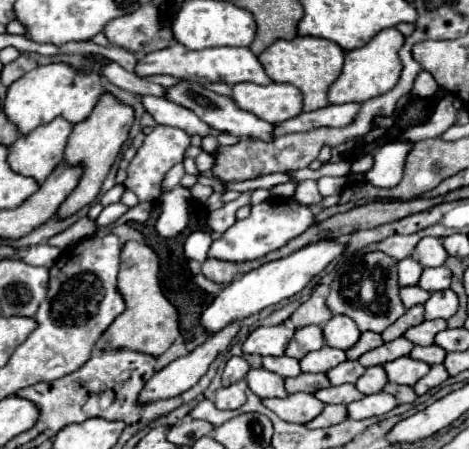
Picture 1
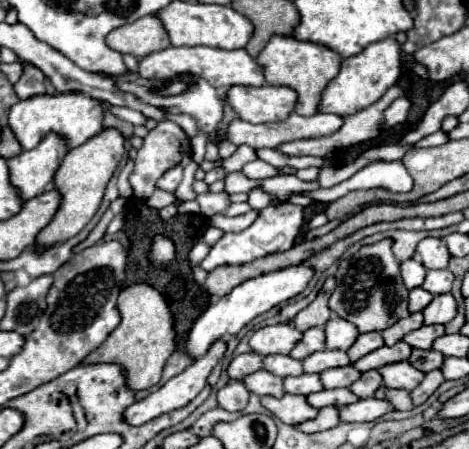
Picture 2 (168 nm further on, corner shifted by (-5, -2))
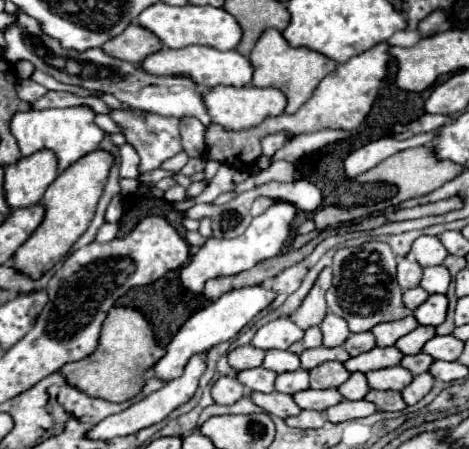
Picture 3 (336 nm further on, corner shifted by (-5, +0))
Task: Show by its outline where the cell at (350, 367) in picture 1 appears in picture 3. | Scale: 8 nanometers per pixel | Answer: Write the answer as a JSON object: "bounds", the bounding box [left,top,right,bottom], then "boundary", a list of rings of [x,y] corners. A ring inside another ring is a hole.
{"bounds":[310,361,350,389],"boundary":[[[328,361],[310,371],[310,389],[338,389],[350,373],[340,361]]]}

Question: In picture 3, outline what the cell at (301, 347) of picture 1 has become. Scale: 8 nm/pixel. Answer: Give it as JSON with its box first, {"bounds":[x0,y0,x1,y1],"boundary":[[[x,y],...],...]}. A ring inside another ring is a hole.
{"bounds":[288,327,322,355],"boundary":[[[310,327],[310,329],[306,329],[304,337],[300,341],[296,341],[288,351],[300,355],[302,351],[306,351],[310,347],[320,347],[320,345],[322,345],[322,333],[320,333],[320,329],[318,327]]]}

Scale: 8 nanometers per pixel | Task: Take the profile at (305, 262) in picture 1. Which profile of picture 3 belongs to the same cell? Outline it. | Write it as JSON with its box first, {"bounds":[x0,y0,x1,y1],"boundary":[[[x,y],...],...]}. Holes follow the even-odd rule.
{"bounds":[152,285,276,381],"boundary":[[[254,285],[254,287],[242,287],[242,289],[234,289],[230,293],[224,293],[218,301],[210,303],[208,307],[204,307],[202,311],[194,313],[182,327],[180,331],[172,337],[172,341],[168,343],[166,347],[166,355],[152,367],[154,375],[162,381],[170,381],[170,379],[176,379],[180,377],[184,365],[188,363],[188,359],[196,353],[206,353],[210,347],[218,345],[218,343],[224,343],[228,339],[234,339],[242,327],[252,321],[262,309],[266,309],[272,299],[276,295],[270,291],[270,289],[262,289],[260,285]]]}

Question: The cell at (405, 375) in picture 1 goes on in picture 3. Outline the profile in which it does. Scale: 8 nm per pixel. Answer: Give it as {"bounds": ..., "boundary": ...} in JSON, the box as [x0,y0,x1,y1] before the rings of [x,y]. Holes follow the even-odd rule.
{"bounds":[366,365,412,391],"boundary":[[[400,365],[396,367],[388,367],[388,369],[376,369],[376,371],[368,371],[366,373],[368,385],[370,389],[378,389],[378,391],[402,391],[406,385],[412,383],[412,373]]]}

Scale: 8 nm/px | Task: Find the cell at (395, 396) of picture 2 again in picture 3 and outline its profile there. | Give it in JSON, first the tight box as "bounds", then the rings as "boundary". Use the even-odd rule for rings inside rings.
{"bounds":[364,389,406,411],"boundary":[[[370,389],[364,399],[372,401],[380,411],[402,411],[402,409],[406,409],[406,403],[402,401],[398,391],[376,391],[376,389]]]}

